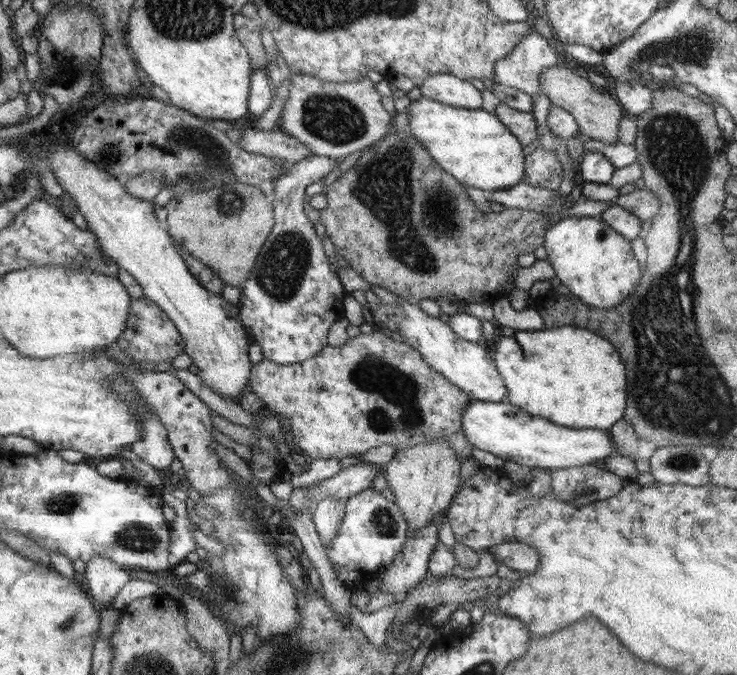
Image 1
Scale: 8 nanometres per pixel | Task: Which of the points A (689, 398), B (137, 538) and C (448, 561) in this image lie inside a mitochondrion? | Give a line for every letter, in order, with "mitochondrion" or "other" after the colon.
A: mitochondrion
B: mitochondrion
C: other

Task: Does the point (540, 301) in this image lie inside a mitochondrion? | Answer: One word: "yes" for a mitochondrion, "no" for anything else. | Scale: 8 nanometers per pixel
no

